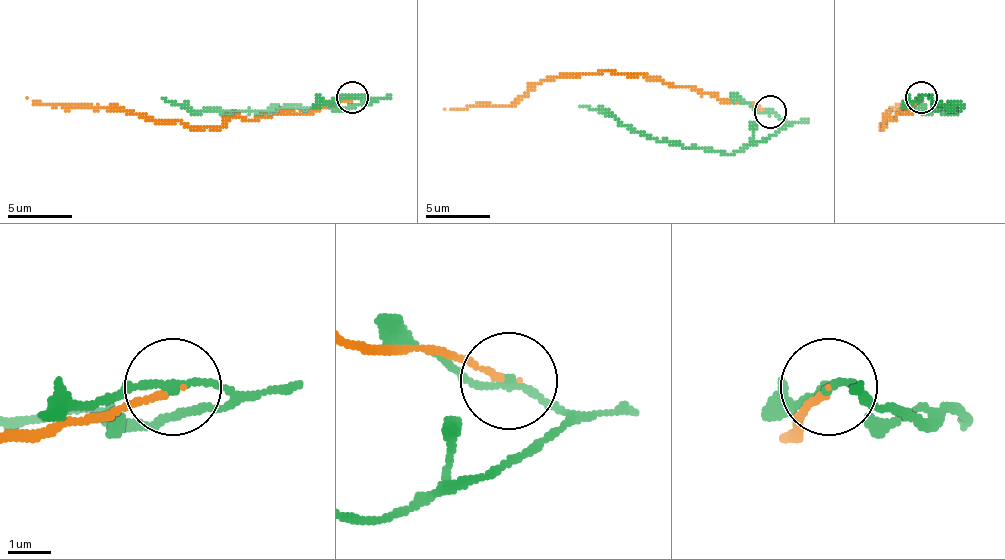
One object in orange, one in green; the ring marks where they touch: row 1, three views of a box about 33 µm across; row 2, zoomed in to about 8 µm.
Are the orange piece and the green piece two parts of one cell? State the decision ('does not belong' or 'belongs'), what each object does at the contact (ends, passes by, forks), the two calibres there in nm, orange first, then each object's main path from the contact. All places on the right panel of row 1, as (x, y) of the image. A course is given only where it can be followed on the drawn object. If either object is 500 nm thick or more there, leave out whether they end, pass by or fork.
does not belong; orange ends there; green passes by; 140 nm thick on the orange side, 160 nm on the other; orange runs (922, 98), (912, 111), (880, 127), (893, 111), (919, 104), (919, 98); green runs (922, 98), (928, 95), (938, 104), (964, 107), (925, 111), (915, 98)

